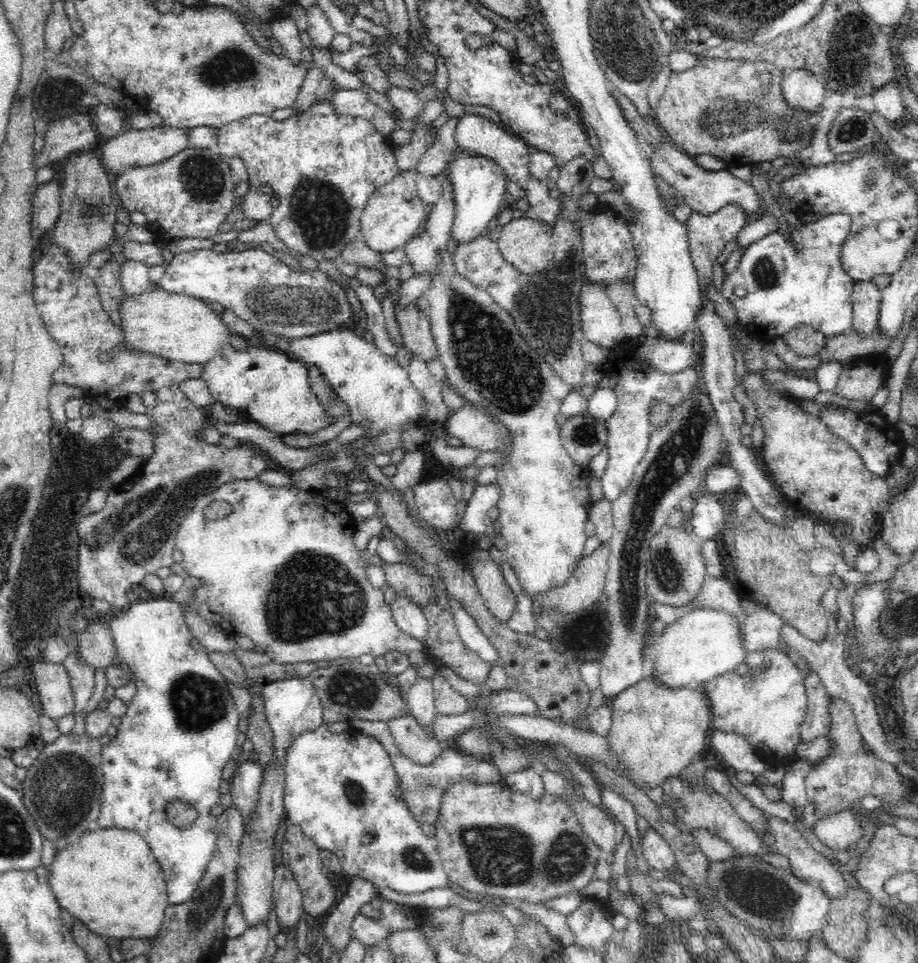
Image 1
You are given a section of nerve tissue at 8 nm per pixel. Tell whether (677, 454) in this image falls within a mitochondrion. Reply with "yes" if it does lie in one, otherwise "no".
yes

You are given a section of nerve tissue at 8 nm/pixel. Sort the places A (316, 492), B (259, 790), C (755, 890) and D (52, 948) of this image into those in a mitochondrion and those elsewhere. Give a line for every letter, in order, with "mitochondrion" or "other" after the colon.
A: other
B: other
C: mitochondrion
D: other

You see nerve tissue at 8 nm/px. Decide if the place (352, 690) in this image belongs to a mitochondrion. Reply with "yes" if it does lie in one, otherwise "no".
yes

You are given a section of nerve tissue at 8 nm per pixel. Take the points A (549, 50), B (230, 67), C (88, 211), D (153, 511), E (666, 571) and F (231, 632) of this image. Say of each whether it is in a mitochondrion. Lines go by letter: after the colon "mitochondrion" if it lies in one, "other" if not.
A: other
B: mitochondrion
C: mitochondrion
D: mitochondrion
E: mitochondrion
F: other

